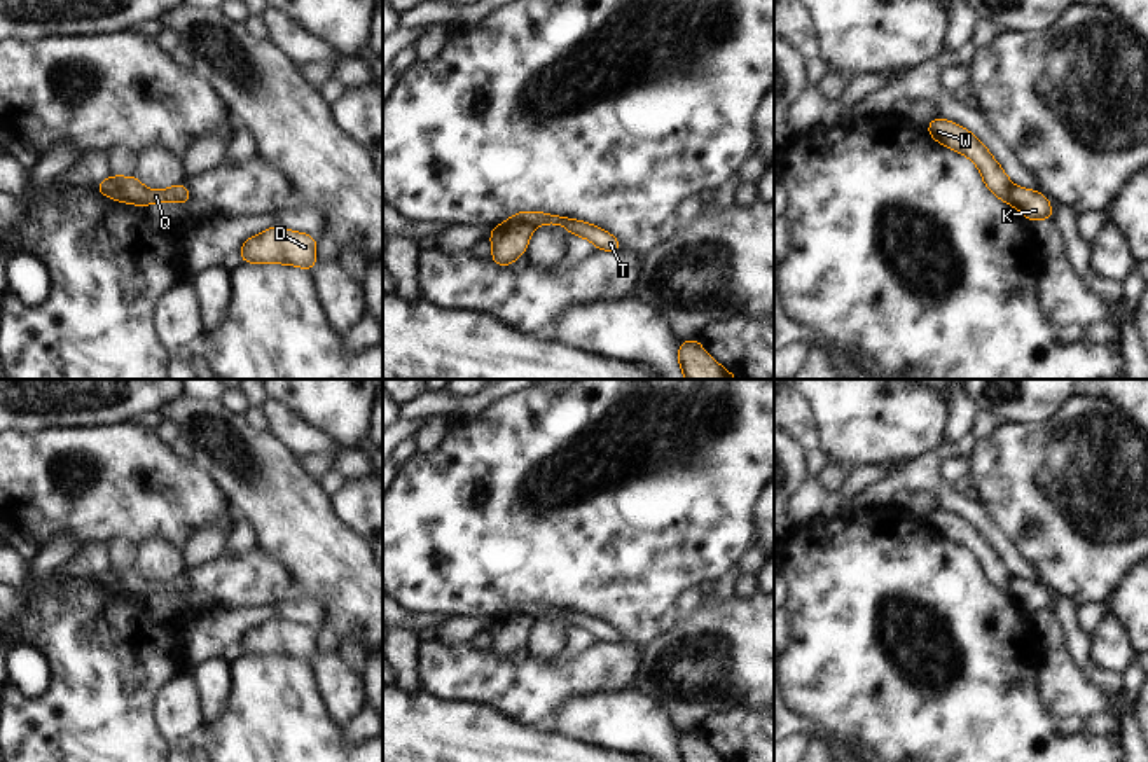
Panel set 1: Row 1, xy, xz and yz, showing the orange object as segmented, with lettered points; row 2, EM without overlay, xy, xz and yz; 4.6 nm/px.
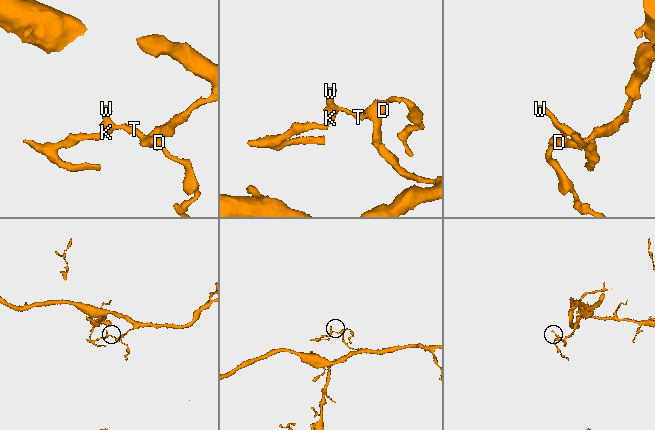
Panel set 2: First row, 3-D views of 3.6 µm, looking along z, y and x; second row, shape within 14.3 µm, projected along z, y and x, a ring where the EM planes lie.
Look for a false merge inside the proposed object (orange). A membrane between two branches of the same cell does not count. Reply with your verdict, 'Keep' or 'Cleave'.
Cleave.

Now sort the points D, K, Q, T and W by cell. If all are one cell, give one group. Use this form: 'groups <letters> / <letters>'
groups D Q T W / K

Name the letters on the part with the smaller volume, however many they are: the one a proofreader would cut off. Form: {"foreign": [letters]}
{"foreign": ["K"]}

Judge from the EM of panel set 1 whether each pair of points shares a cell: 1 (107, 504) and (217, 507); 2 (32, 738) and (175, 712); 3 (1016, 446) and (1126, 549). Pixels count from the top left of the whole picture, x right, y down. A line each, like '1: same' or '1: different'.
1: same
2: different
3: same

